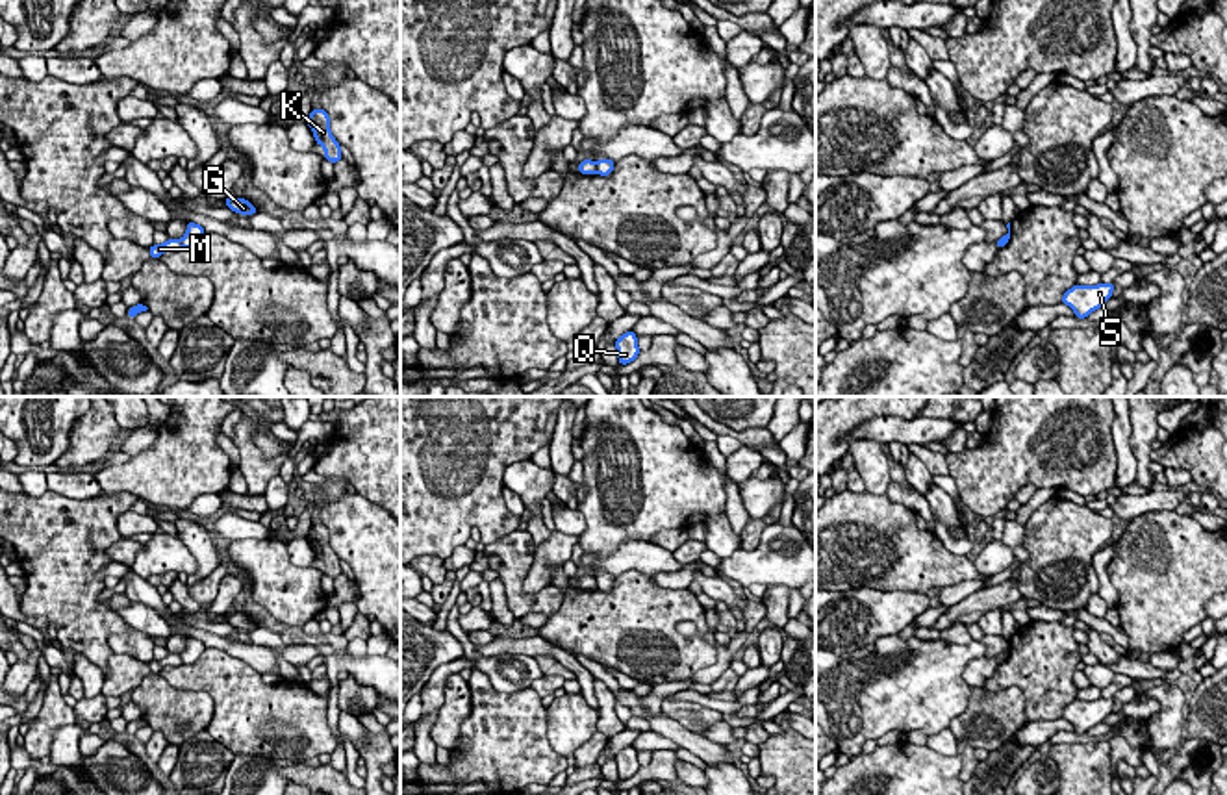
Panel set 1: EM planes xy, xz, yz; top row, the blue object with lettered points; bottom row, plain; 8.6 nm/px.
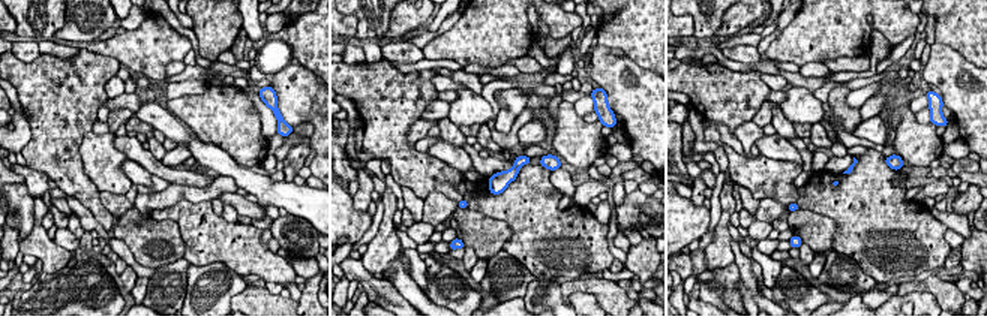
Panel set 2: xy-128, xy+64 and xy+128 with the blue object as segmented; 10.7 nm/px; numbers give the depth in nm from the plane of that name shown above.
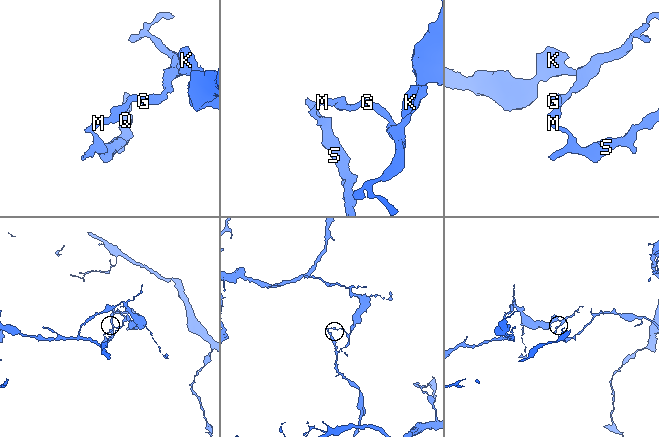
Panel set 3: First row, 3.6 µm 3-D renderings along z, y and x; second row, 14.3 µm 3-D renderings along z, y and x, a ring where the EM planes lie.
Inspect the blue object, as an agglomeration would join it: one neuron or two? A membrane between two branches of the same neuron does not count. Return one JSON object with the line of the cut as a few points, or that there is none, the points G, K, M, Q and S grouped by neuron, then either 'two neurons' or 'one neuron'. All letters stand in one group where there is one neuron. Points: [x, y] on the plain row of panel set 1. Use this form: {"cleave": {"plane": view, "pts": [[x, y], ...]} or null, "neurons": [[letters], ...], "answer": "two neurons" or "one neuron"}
{"cleave": {"plane": "xz", "pts": [[595, 577], [597, 588]]}, "neurons": [["G", "K"], ["M", "Q", "S"]], "answer": "two neurons"}

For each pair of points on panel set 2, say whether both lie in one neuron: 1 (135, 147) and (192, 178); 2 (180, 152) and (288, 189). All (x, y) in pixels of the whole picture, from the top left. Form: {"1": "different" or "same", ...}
{"1": "same", "2": "different"}

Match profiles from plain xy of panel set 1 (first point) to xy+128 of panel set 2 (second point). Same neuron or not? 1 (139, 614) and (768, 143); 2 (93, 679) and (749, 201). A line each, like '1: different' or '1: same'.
1: same
2: same

